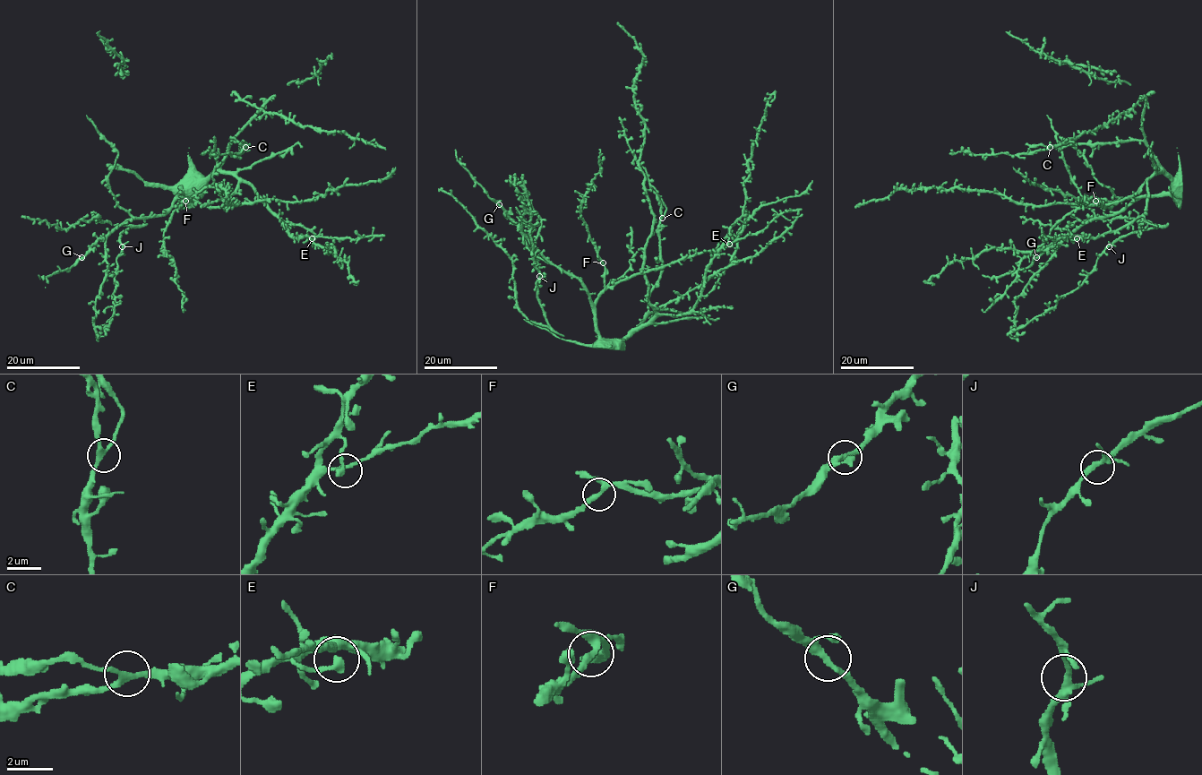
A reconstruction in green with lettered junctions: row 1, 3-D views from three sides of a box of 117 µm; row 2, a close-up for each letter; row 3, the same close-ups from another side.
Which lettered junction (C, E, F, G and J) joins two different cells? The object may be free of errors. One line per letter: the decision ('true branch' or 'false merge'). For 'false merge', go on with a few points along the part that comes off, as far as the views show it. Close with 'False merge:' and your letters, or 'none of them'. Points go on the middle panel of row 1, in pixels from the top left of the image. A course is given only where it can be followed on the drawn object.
C: true branch
E: true branch
F: true branch
G: true branch
J: true branch
False merge: none of them

